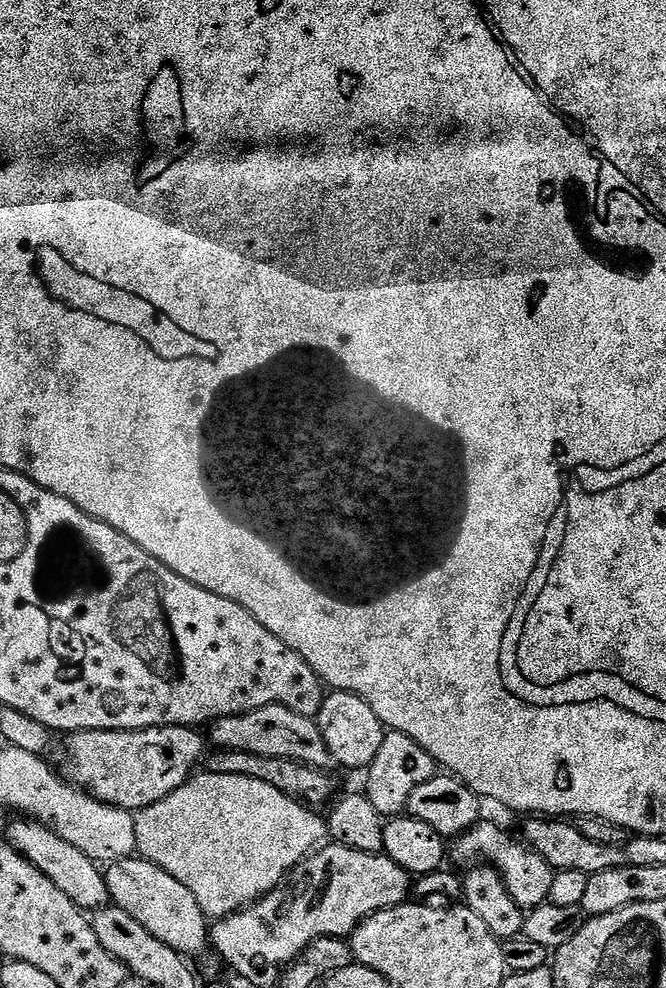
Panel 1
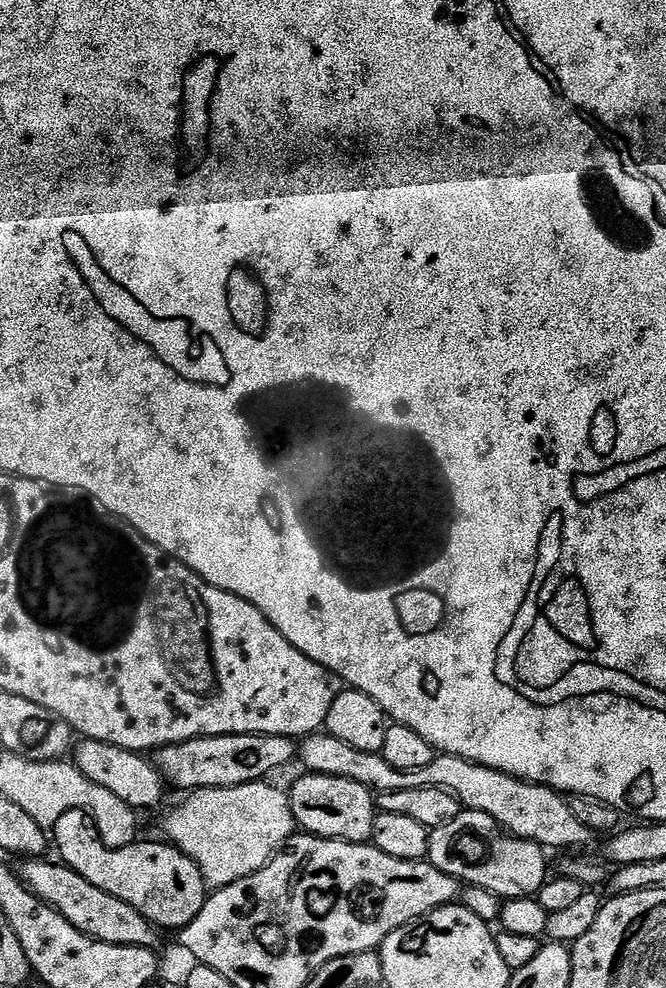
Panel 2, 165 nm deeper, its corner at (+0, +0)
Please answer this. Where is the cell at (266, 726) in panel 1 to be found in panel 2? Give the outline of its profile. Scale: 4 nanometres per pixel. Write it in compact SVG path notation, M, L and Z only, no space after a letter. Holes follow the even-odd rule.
M324 730L303 737L298 744L298 756L301 761L304 759L308 767L305 769L309 773L350 778L350 782L358 782L376 794L415 788L446 790L458 797L465 809L490 814L490 818L494 818L494 822L502 825L506 832L523 840L532 840L545 850L576 848L579 844L588 844L594 840L593 833L582 826L578 818L574 818L574 810L570 810L567 799L553 788L531 784L500 772L497 768L487 768L457 756L438 754L430 766L422 766L418 770L398 770L390 766L381 753L354 750L354 746L338 742L338 738L329 736Z

